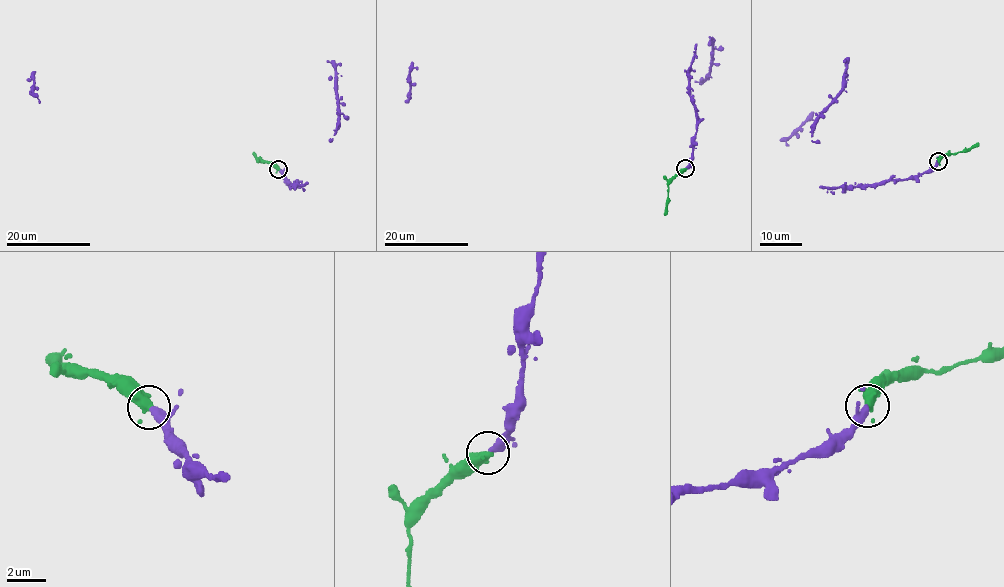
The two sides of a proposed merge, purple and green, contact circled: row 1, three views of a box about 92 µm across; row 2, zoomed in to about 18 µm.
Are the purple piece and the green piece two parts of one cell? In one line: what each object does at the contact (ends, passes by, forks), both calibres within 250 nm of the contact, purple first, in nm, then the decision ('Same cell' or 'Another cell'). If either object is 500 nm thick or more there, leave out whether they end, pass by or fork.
Thickness 280 nm (purple) against 500 nm. Same cell

